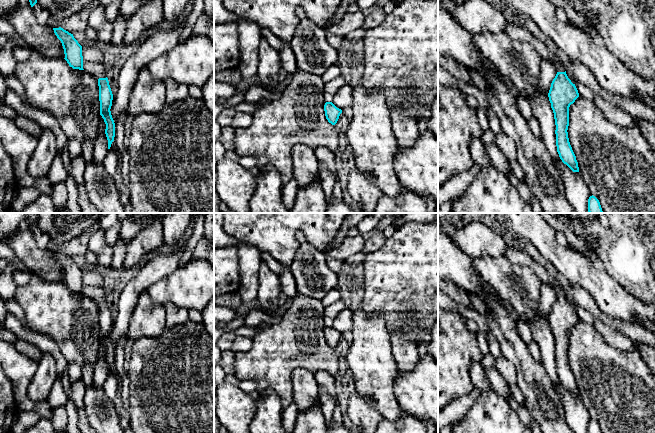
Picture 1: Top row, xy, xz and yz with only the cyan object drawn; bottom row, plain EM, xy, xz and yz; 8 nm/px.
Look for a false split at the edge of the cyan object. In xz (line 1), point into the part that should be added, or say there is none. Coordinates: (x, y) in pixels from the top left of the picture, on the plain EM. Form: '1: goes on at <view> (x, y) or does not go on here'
1: does not go on here

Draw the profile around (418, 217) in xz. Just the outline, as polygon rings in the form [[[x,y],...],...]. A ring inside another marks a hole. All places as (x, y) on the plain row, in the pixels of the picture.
[[[405,213],[398,217],[391,226],[398,228],[408,221],[416,221],[418,223],[432,223],[438,220],[438,213]]]

